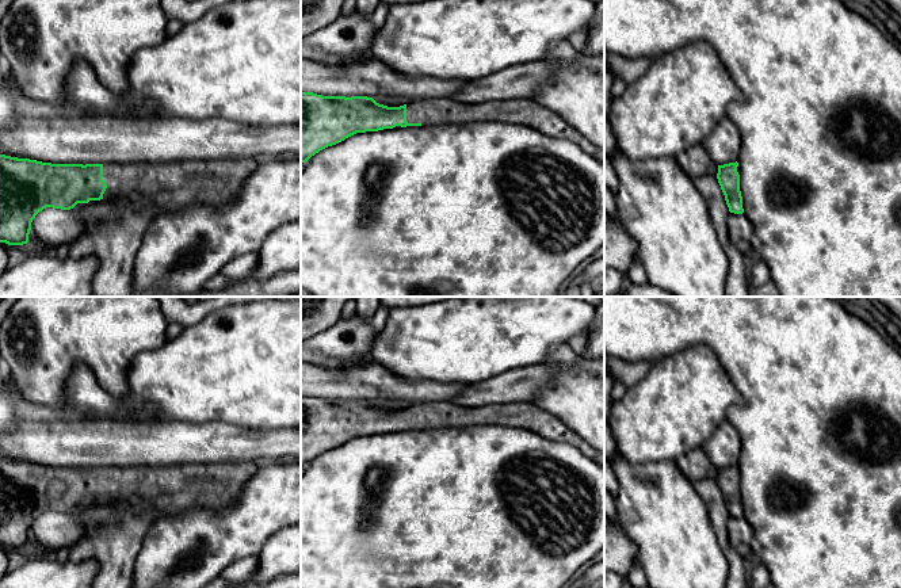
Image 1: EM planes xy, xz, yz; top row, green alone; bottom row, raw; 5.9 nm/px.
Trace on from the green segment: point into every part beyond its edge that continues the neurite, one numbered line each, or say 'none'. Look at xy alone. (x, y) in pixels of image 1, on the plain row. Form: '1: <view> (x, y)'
1: xy (168, 491)

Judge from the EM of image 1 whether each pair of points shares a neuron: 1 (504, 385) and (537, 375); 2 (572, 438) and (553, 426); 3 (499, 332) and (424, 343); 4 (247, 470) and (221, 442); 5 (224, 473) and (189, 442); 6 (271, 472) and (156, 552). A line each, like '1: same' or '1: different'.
1: same
2: same
3: same
4: different
5: different
6: same

